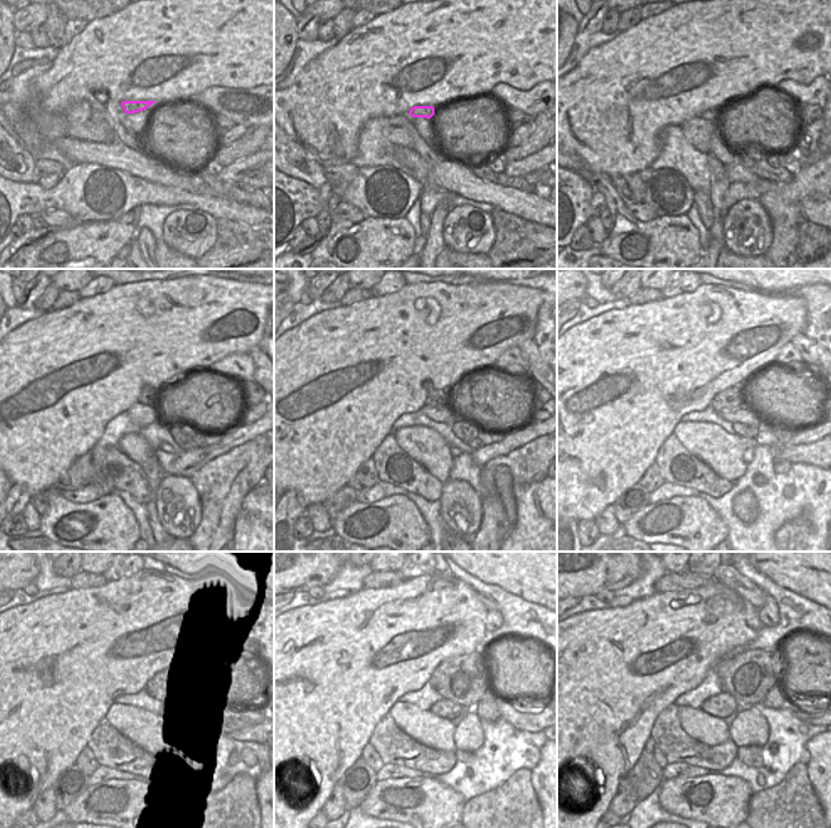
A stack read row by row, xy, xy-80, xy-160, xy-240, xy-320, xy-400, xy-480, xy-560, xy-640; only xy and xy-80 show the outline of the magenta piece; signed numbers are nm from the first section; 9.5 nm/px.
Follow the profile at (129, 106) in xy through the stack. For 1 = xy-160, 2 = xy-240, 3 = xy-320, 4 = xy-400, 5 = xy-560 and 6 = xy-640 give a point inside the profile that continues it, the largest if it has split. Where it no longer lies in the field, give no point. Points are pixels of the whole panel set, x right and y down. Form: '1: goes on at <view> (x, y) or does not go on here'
1: goes on at xy-160 (712, 114)
2: goes on at xy-240 (148, 394)
3: goes on at xy-320 (435, 398)
4: goes on at xy-400 (730, 399)
5: goes on at xy-560 (462, 679)
6: goes on at xy-640 (748, 675)

